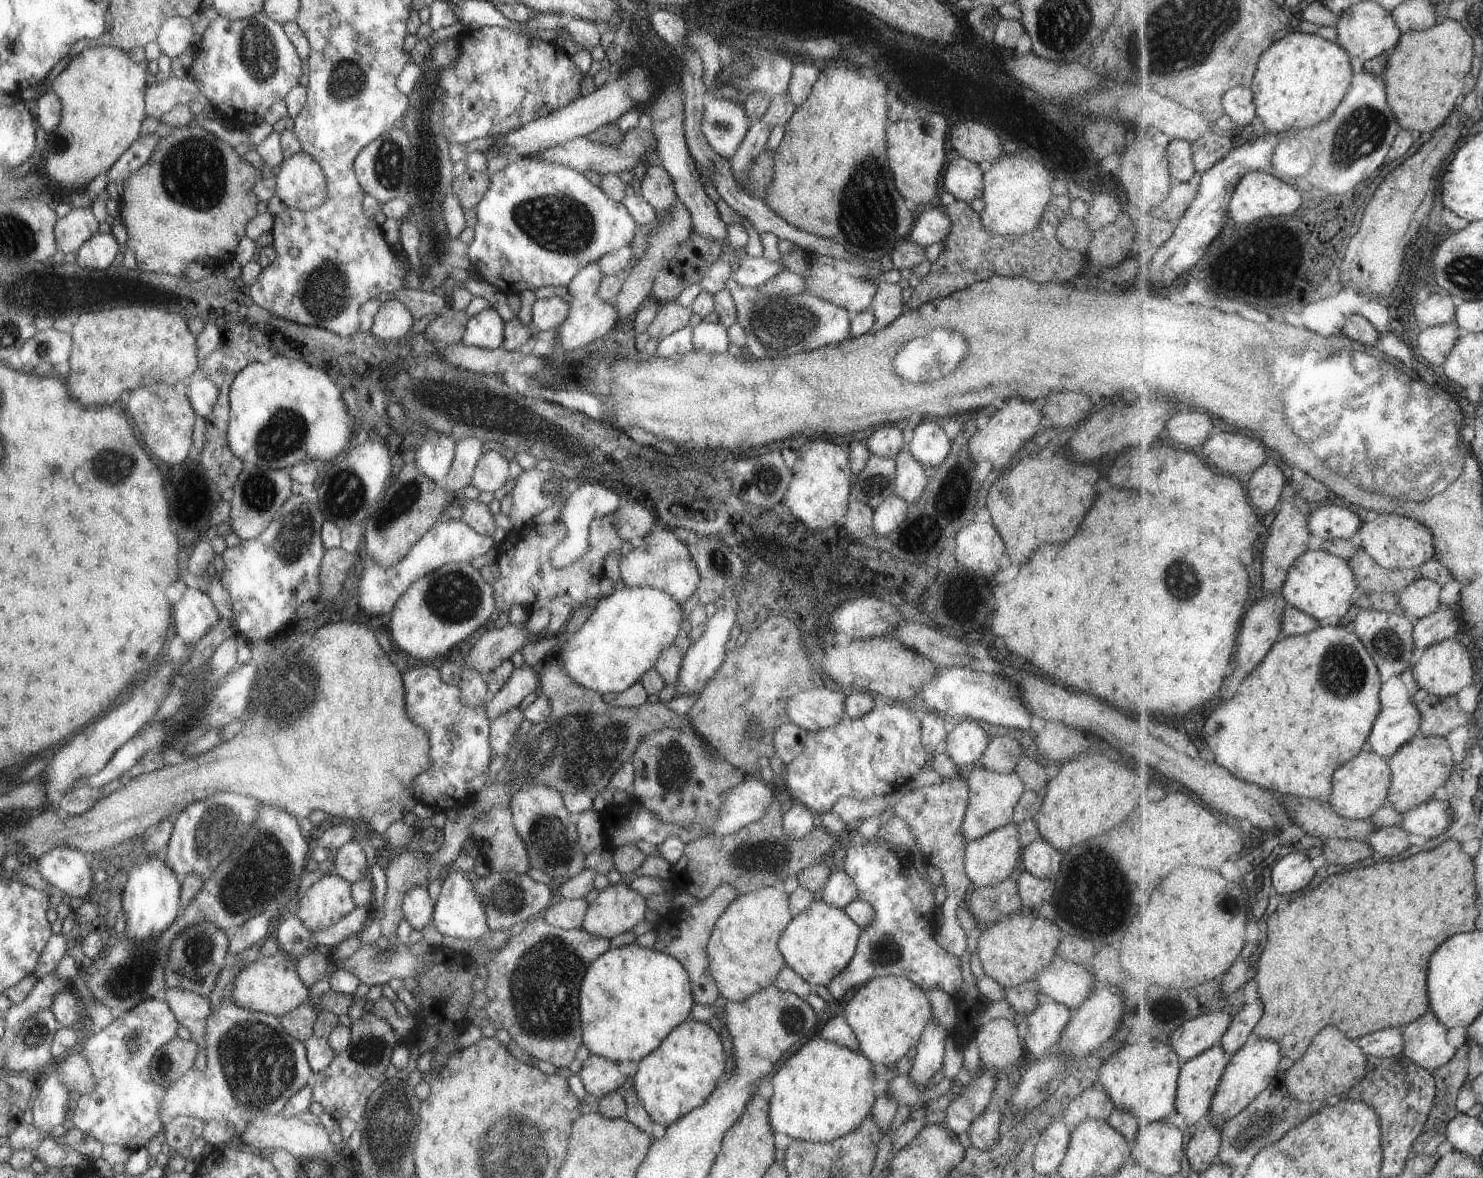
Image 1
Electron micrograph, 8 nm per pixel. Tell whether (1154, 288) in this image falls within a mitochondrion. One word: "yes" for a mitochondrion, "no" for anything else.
no

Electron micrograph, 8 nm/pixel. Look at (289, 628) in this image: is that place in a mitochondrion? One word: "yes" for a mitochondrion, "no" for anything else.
no

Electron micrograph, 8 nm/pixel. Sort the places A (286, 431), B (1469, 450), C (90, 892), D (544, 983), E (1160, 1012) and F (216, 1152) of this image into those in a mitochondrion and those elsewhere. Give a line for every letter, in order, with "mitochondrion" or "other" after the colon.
A: mitochondrion
B: other
C: other
D: mitochondrion
E: mitochondrion
F: other

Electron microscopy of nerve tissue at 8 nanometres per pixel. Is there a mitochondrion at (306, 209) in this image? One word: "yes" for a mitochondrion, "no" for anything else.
no

